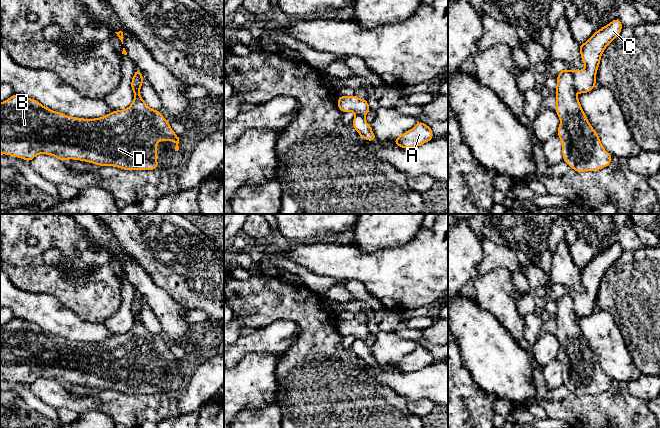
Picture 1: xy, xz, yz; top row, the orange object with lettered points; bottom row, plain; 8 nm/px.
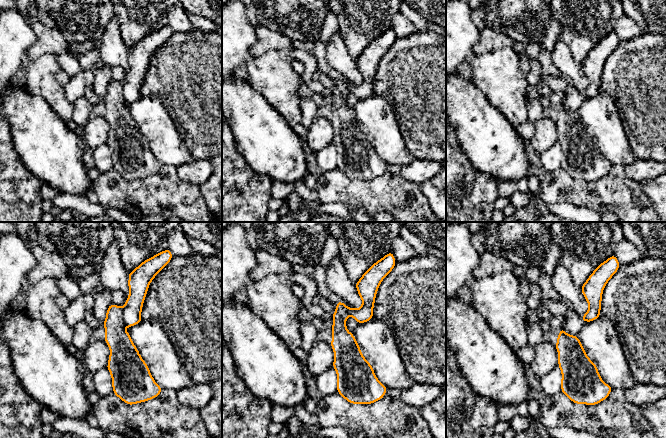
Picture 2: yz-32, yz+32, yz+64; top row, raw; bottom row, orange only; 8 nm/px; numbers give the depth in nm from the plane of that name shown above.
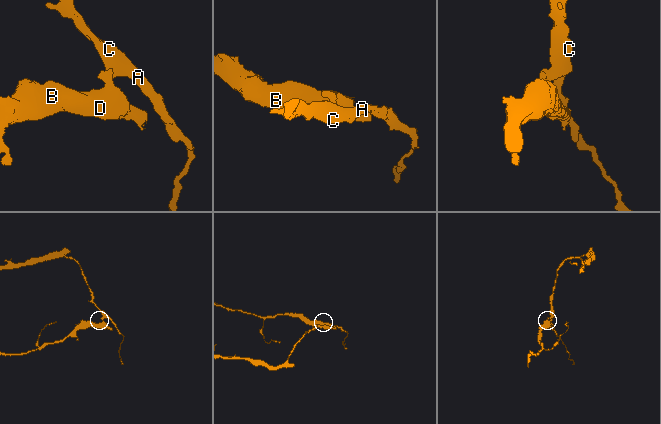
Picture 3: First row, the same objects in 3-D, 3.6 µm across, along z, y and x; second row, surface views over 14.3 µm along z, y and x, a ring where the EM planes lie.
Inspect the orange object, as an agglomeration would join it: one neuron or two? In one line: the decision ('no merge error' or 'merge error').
merge error

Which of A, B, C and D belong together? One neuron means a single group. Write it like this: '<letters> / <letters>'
A C / B D

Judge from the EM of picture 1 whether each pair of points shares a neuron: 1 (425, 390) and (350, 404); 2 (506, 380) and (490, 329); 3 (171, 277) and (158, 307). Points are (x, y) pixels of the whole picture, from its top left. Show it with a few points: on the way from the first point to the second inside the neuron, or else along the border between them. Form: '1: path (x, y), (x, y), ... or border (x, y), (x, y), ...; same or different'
1: border (380, 383), (393, 389), (406, 400); different
2: path (501, 367), (490, 353), (490, 342); same
3: border (148, 274), (157, 285), (162, 287), (182, 306); different

